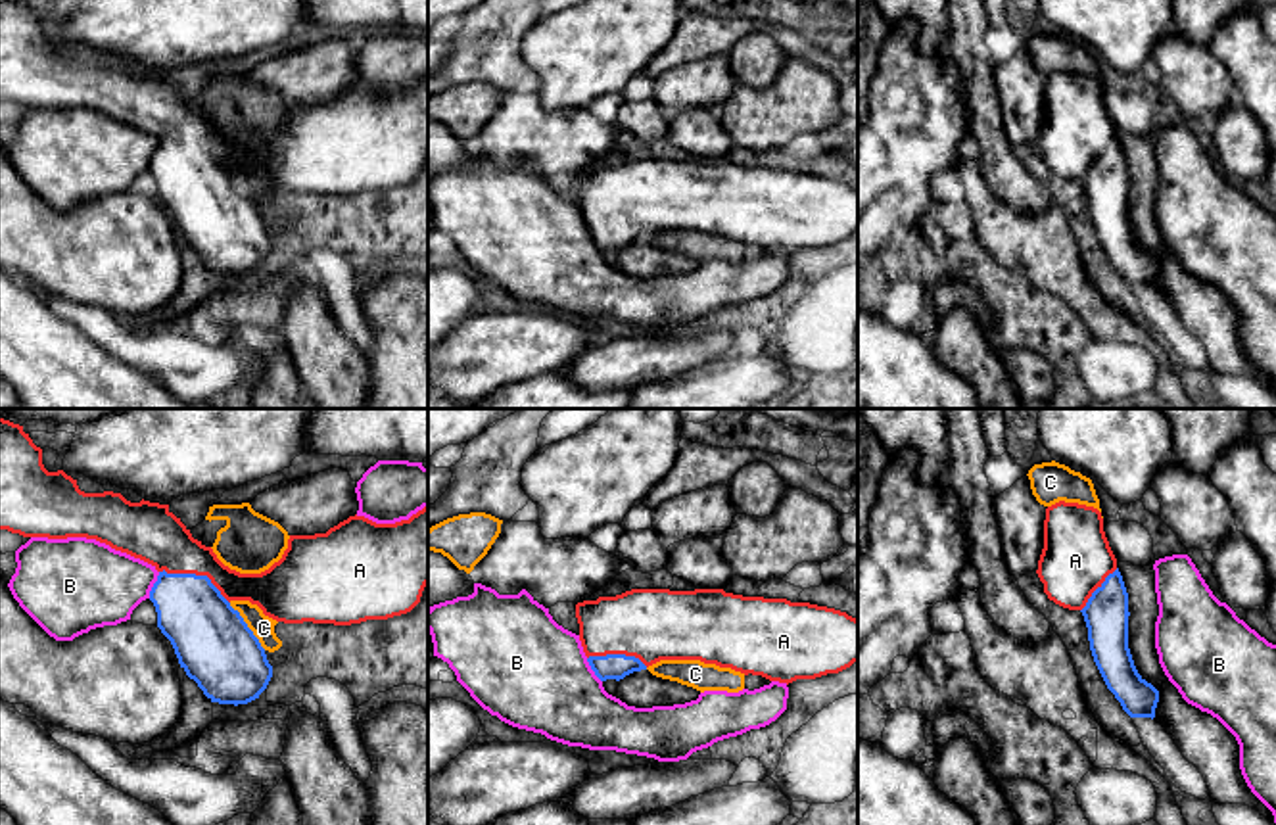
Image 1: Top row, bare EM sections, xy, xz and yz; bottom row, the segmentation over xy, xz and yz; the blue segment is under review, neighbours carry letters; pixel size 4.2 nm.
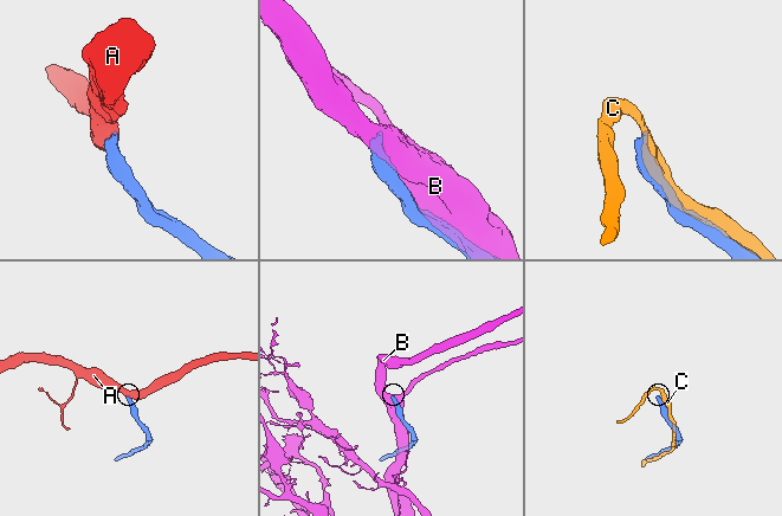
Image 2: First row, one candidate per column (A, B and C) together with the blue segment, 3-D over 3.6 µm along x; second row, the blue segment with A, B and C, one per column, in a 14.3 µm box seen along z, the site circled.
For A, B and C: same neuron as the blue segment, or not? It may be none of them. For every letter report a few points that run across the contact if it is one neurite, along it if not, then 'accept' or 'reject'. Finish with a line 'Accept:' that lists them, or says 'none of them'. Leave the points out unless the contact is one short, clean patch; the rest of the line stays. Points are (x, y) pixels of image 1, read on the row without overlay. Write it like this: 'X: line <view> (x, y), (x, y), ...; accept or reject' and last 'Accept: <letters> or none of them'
A: line xy (206, 202), (194, 185), (194, 144), (152, 104); accept
B: reject
C: reject
Accept: A

